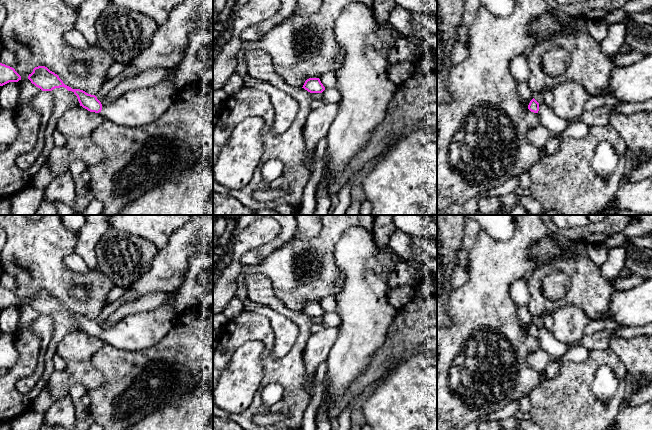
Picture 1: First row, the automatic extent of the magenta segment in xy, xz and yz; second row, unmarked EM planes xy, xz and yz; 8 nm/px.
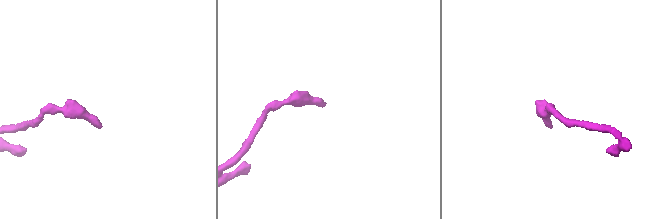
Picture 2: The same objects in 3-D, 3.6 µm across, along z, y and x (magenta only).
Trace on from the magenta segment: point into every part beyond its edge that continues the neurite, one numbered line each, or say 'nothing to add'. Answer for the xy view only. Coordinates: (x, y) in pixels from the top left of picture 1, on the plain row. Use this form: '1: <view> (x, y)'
1: xy (138, 331)

